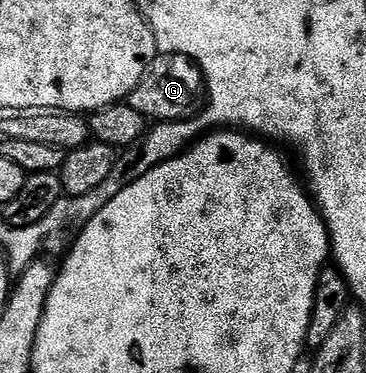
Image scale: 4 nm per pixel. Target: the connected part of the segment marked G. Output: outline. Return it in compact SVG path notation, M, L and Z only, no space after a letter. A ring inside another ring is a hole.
M166 52L157 55L145 77L135 86L127 103L149 122L188 120L202 111L207 99L205 75L199 70L196 60Z

